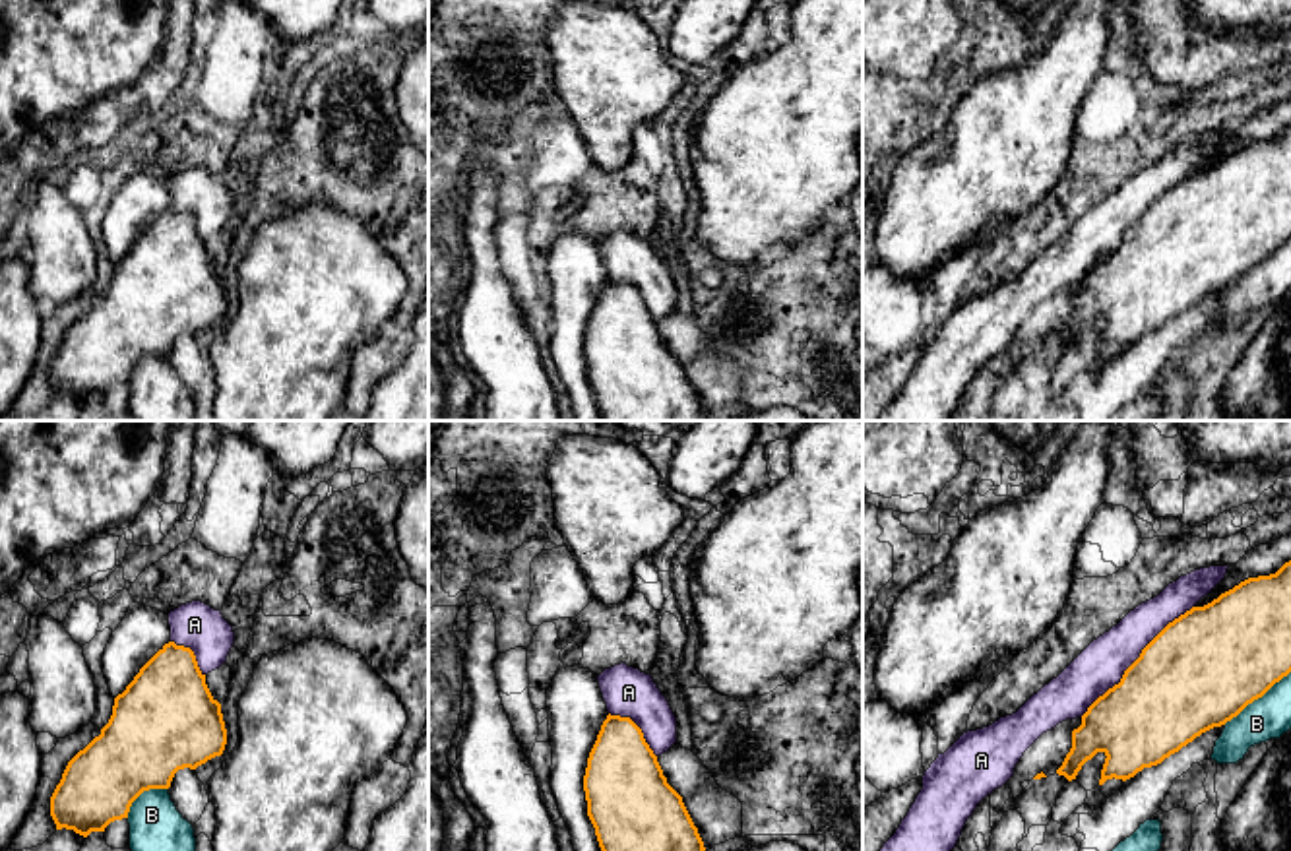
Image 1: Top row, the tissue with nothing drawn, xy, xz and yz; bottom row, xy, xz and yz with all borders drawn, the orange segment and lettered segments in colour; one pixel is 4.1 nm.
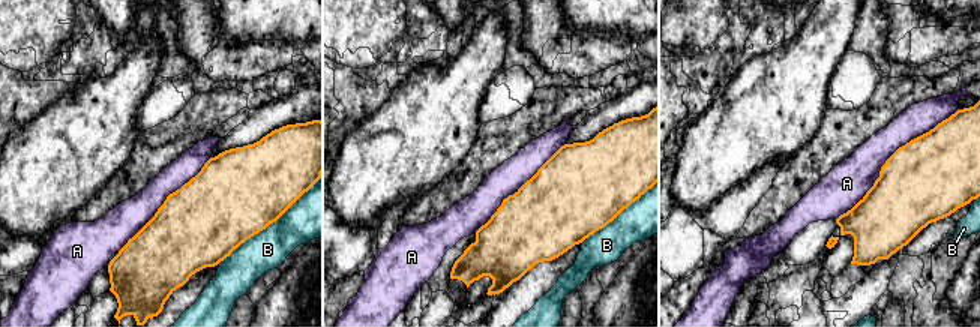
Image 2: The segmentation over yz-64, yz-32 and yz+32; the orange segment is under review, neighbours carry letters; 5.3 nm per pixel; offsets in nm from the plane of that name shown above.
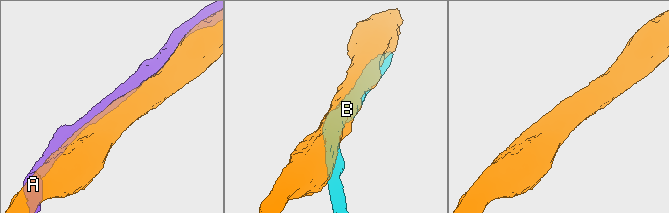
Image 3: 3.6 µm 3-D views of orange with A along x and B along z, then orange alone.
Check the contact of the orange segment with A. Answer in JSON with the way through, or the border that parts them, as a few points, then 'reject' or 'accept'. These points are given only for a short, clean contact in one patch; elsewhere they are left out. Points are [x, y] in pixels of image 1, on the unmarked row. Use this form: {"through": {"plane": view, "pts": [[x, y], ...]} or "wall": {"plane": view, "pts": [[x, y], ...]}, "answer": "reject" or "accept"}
{"answer": "reject"}

